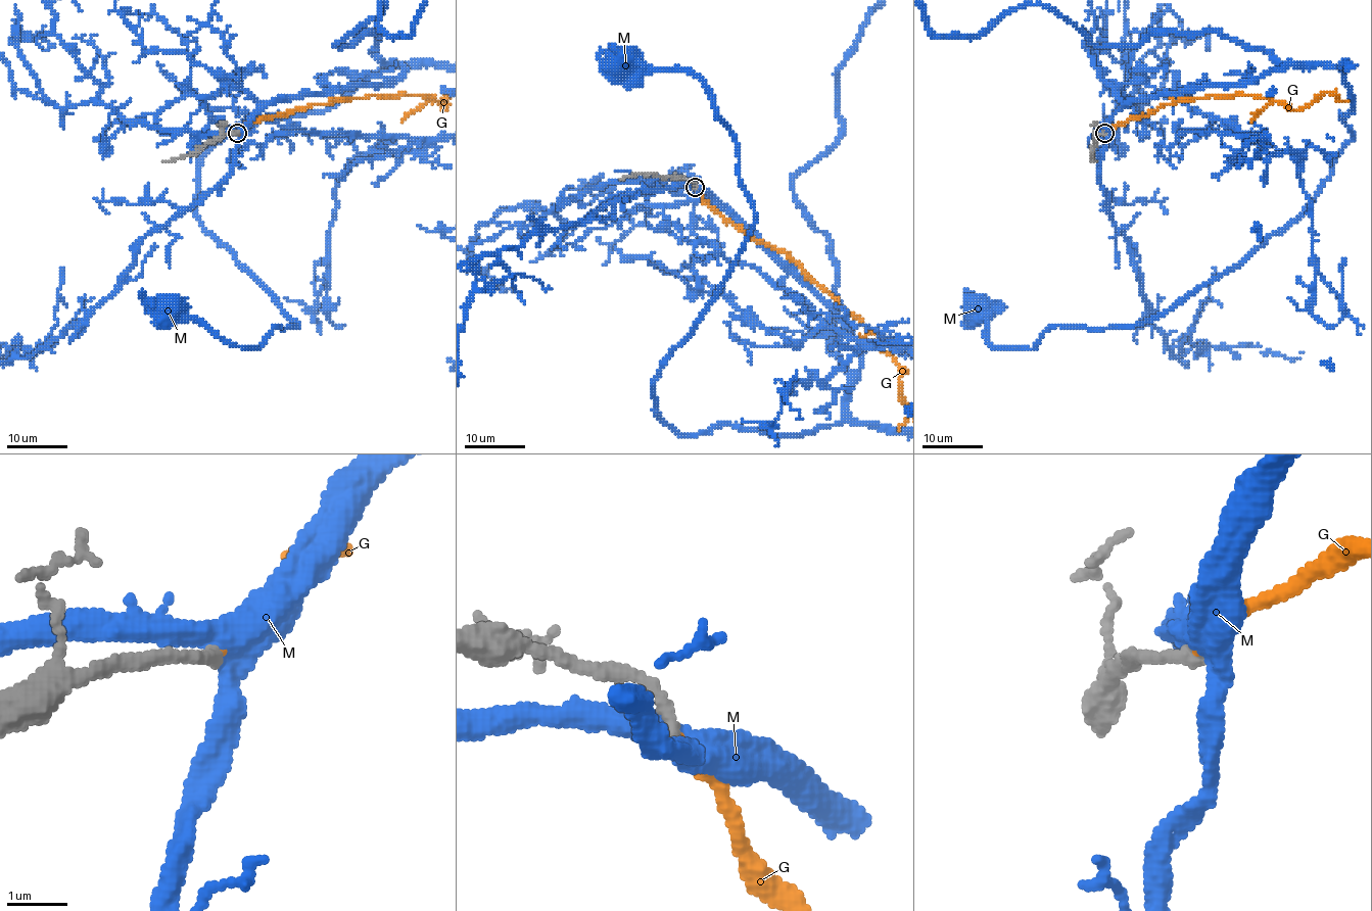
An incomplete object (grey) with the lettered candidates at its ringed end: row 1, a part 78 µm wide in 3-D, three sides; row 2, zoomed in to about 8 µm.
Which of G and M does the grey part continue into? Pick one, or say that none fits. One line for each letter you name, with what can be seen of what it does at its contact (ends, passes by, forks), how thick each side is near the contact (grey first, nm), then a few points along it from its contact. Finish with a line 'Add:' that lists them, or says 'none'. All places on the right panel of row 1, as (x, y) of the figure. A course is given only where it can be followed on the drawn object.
G: it ends | 240/190 nm
Add: G

